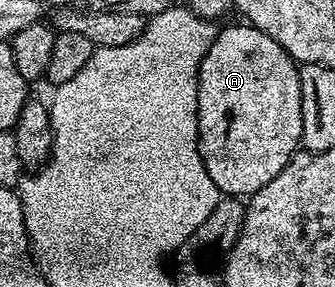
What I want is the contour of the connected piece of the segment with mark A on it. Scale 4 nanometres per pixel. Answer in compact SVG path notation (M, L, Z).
M249 24L219 29L198 69L198 147L212 184L226 196L249 196L289 164L302 141L299 67L289 52Z

